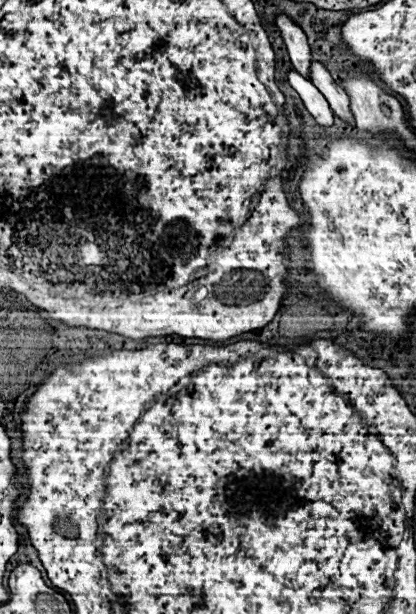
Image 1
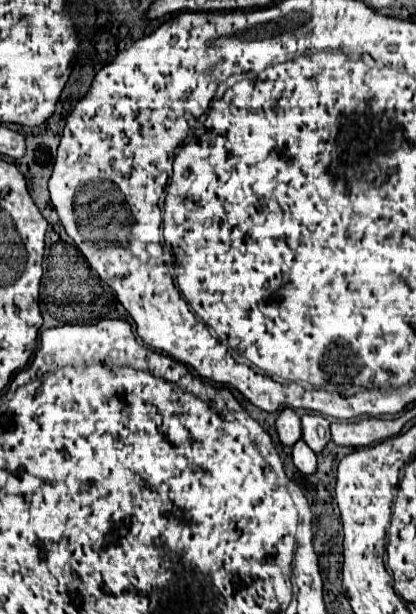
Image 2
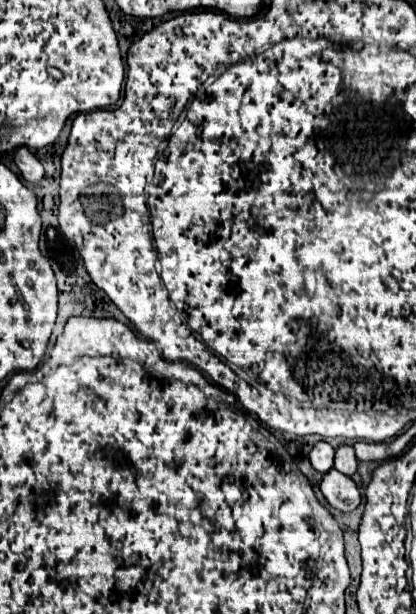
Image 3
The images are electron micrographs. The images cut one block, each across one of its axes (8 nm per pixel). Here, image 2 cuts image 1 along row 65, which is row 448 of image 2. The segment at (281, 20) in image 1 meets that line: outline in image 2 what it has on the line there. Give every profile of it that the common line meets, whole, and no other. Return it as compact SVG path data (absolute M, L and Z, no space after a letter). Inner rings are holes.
M298 440L292 446L292 460L302 474L312 474L316 470L316 454L310 450L310 446L304 440Z

